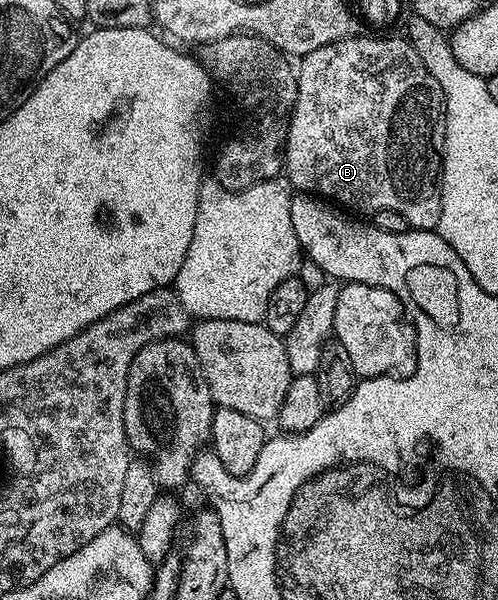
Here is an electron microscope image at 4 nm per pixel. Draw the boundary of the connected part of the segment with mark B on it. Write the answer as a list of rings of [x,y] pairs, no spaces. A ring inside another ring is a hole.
[[[371,35],[368,37],[349,37],[328,43],[324,47],[316,47],[308,55],[297,62],[296,76],[298,94],[294,100],[294,108],[288,117],[284,129],[284,173],[290,178],[295,190],[306,195],[325,199],[346,211],[358,215],[373,215],[376,211],[397,211],[408,219],[411,229],[437,230],[440,223],[440,207],[442,206],[442,152],[446,138],[446,115],[442,99],[442,88],[436,79],[424,67],[420,55],[410,46],[405,36],[386,37],[390,35]]]

